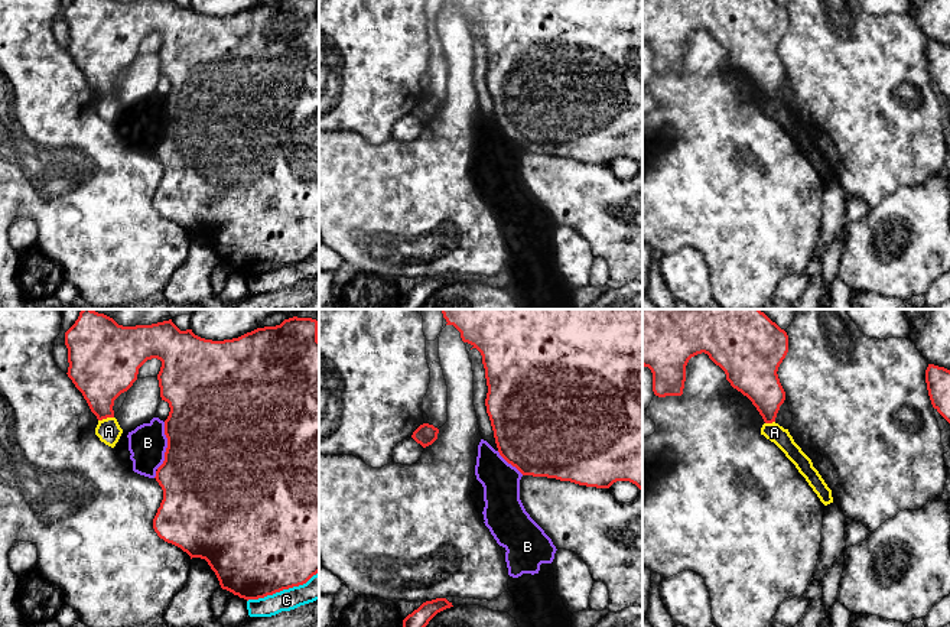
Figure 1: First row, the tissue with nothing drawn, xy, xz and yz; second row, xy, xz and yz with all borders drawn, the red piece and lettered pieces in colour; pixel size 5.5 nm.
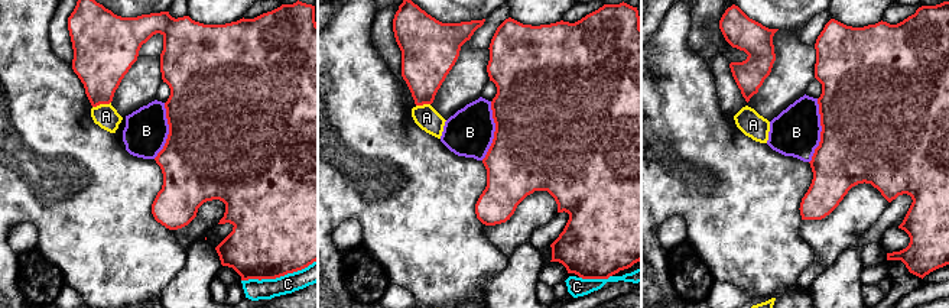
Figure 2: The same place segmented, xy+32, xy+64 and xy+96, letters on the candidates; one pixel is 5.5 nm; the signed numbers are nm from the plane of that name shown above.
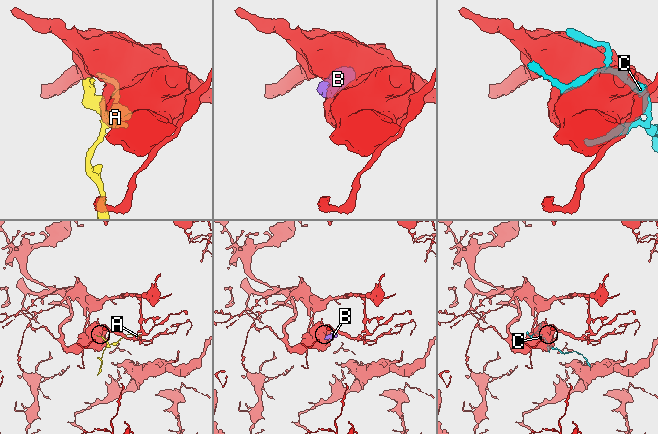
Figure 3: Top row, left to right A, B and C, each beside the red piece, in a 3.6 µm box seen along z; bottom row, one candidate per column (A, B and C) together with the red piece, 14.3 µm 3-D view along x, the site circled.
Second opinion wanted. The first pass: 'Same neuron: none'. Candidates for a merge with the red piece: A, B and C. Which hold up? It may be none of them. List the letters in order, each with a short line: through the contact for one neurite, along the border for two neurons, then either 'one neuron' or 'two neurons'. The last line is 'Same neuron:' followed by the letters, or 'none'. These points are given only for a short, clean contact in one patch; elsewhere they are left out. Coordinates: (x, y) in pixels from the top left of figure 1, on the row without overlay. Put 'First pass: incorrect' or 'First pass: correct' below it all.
A: xy (113, 93), (98, 97) | two neurons
B: two neurons
C: two neurons
Same neuron: none
First pass: correct

